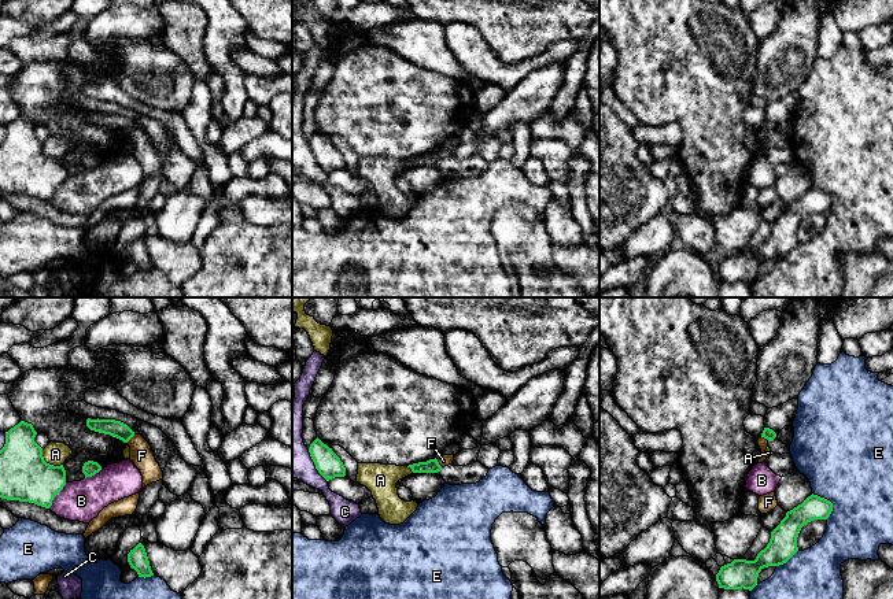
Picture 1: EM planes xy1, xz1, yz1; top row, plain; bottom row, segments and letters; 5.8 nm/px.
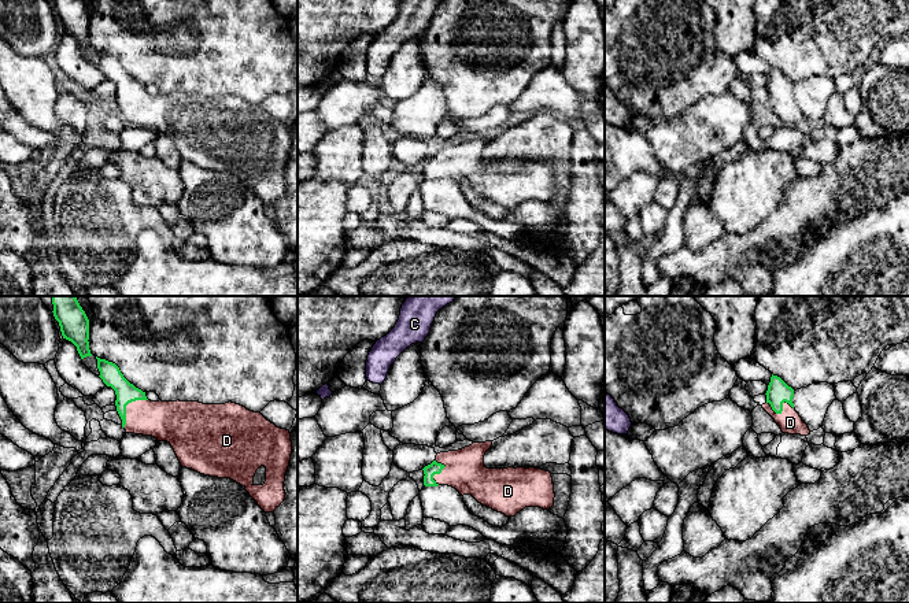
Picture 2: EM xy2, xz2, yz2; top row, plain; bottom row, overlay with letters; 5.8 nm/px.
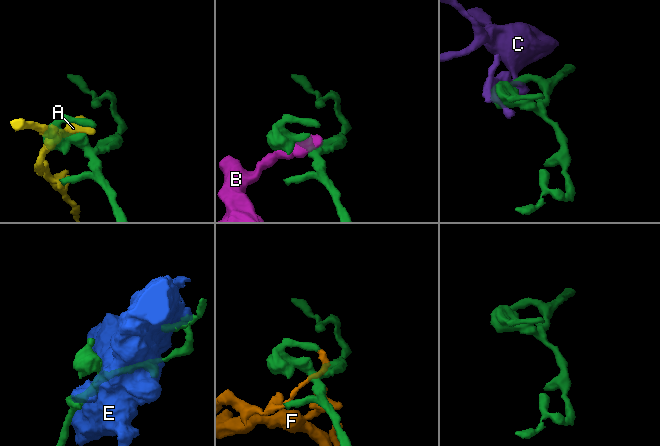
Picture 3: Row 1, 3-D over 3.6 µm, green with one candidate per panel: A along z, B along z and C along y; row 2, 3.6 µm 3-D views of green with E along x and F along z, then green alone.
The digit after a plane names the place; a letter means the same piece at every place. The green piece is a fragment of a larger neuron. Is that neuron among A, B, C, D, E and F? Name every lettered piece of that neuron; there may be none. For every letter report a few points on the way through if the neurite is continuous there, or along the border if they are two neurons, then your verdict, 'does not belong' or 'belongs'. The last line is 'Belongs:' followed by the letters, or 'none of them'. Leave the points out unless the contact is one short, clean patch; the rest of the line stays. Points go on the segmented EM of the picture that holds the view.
A: does not belong
B: does not belong
C: does not belong
D: runs through xy2 (110, 373), (126, 392), (126, 404), (143, 417), (165, 421); belongs
E: does not belong
F: border along xz1 (435, 458), (442, 466); does not belong
Belongs: D

